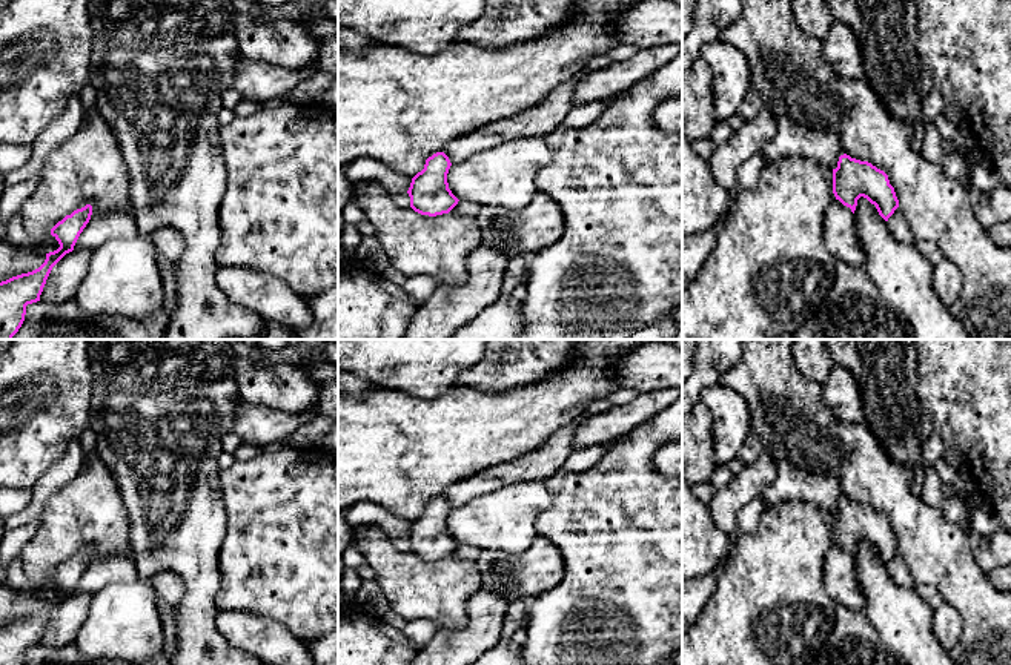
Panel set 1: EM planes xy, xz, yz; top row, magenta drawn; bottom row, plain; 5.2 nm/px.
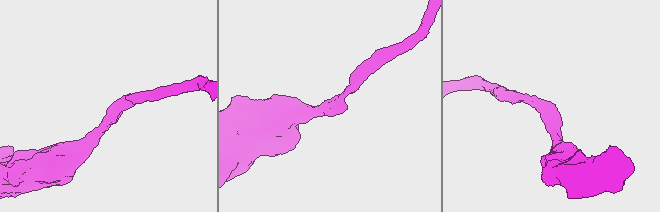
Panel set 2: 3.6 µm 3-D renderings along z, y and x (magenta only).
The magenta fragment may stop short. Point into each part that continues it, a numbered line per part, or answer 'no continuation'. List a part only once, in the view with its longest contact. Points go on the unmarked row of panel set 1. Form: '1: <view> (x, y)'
no continuation

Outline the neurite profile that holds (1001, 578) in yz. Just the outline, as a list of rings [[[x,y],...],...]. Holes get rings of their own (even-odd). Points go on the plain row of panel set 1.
[[[1011,564],[988,573],[991,584],[1000,591],[1011,591]]]

